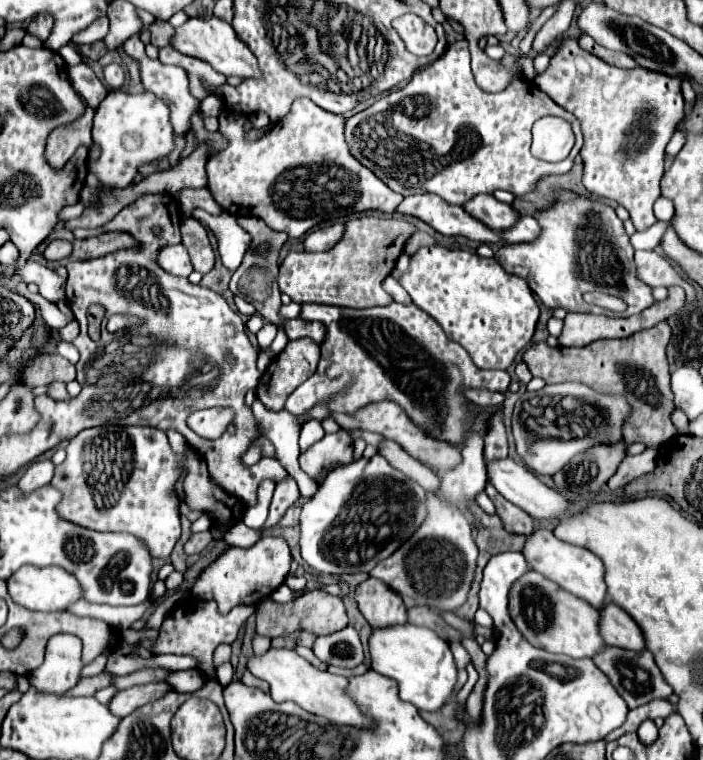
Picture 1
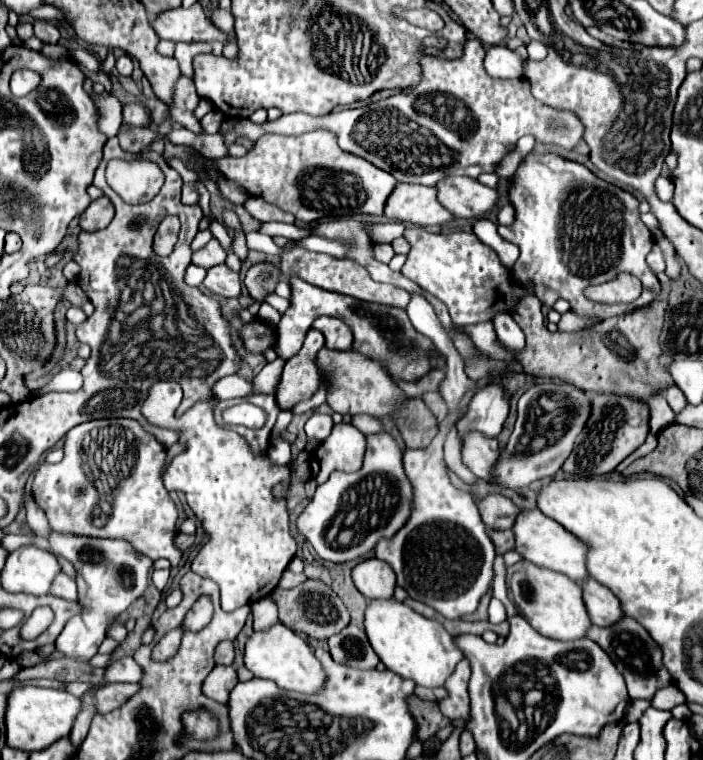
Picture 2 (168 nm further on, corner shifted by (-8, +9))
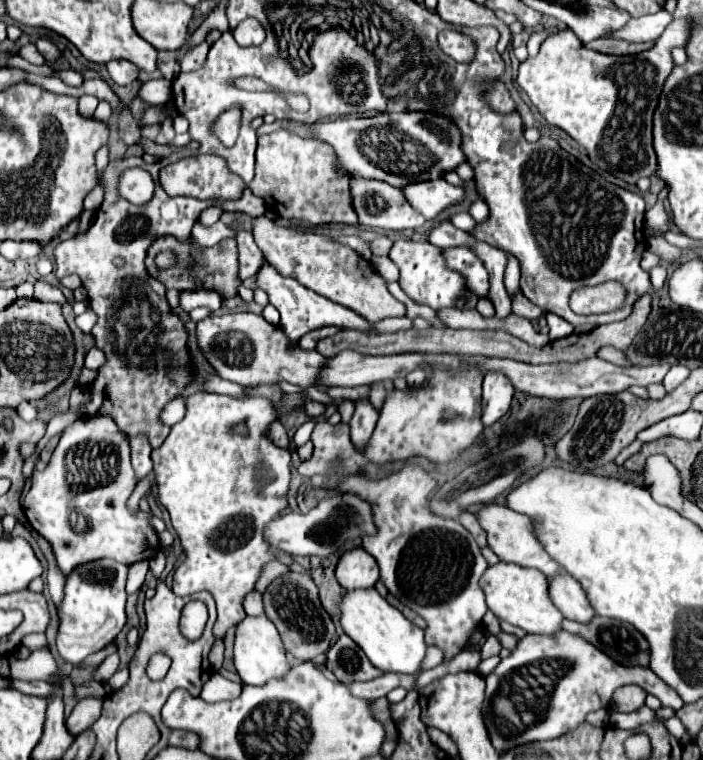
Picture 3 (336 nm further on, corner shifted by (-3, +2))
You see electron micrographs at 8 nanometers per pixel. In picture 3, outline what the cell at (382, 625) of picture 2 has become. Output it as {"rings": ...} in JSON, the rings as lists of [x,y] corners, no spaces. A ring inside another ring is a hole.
{"rings":[[[376,589],[344,591],[340,603],[340,625],[348,637],[366,653],[374,667],[386,673],[416,673],[426,653],[424,631],[392,607]]]}

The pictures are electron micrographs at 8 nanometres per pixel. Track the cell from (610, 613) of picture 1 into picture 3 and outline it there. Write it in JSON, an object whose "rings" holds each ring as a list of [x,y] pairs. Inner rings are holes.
{"rings":[[[564,571],[558,577],[550,579],[550,601],[554,601],[554,605],[558,605],[560,613],[566,619],[586,623],[594,617],[594,609],[588,603],[584,589],[580,587],[580,583],[574,577],[570,577]]]}

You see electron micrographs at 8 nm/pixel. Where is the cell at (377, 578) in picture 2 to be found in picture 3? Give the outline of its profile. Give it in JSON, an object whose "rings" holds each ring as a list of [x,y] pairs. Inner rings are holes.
{"rings":[[[362,547],[346,551],[336,565],[336,579],[344,589],[374,587],[380,579],[376,559]]]}

